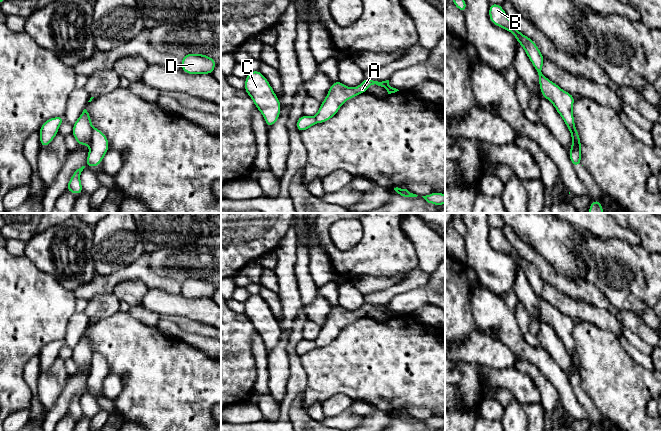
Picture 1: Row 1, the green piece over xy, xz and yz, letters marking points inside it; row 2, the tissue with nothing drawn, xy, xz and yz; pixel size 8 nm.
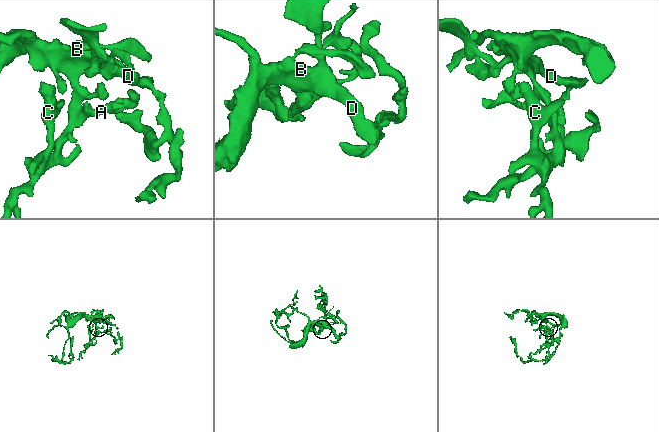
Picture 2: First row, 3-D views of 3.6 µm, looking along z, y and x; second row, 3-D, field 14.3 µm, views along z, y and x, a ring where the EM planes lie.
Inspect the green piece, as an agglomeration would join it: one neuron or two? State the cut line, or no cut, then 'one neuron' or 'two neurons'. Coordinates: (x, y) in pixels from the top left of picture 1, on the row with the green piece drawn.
no cut; one neuron

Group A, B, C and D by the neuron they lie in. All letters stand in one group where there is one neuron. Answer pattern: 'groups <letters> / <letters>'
groups A B C D

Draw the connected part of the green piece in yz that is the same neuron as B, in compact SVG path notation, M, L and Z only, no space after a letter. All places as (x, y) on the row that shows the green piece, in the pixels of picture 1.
M490 3L488 12L493 25L511 32L518 43L524 48L537 72L542 96L554 105L571 133L572 147L568 151L571 163L574 167L582 165L580 152L582 146L578 130L575 127L574 115L572 112L575 97L561 89L556 83L553 83L542 74L541 70L545 58L542 56L534 41L518 31L516 26L506 15L502 5Z

